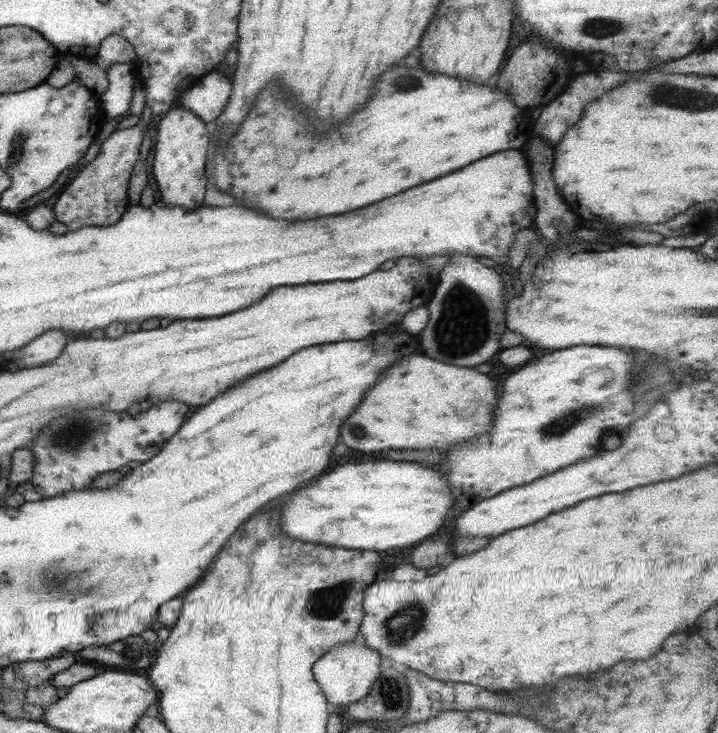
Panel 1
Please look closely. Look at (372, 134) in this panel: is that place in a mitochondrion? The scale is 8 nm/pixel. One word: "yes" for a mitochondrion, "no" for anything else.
no

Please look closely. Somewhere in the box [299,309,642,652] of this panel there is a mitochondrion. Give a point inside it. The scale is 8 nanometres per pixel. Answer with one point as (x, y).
(407, 621)

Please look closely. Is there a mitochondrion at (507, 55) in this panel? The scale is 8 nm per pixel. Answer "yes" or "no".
no

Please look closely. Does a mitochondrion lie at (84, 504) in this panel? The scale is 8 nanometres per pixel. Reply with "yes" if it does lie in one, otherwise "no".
no

